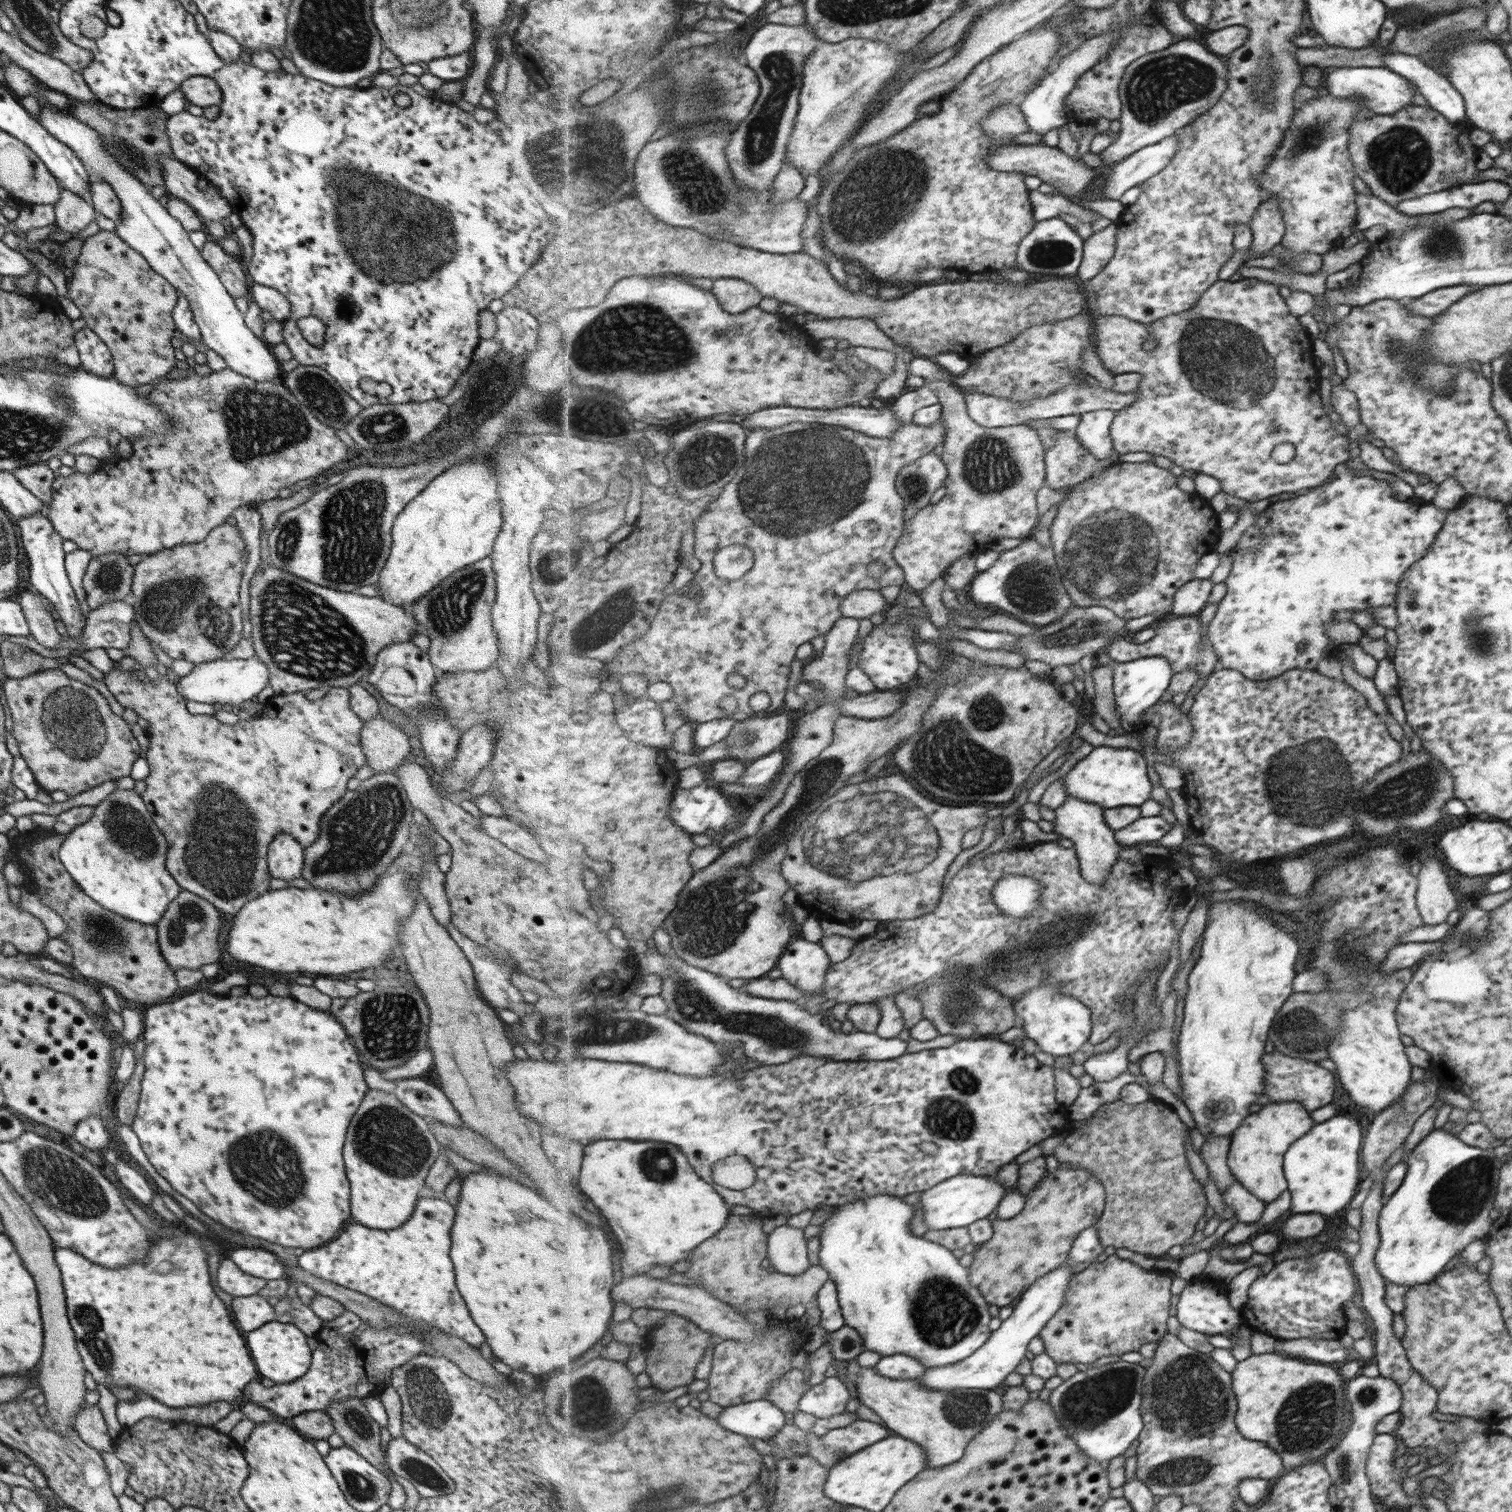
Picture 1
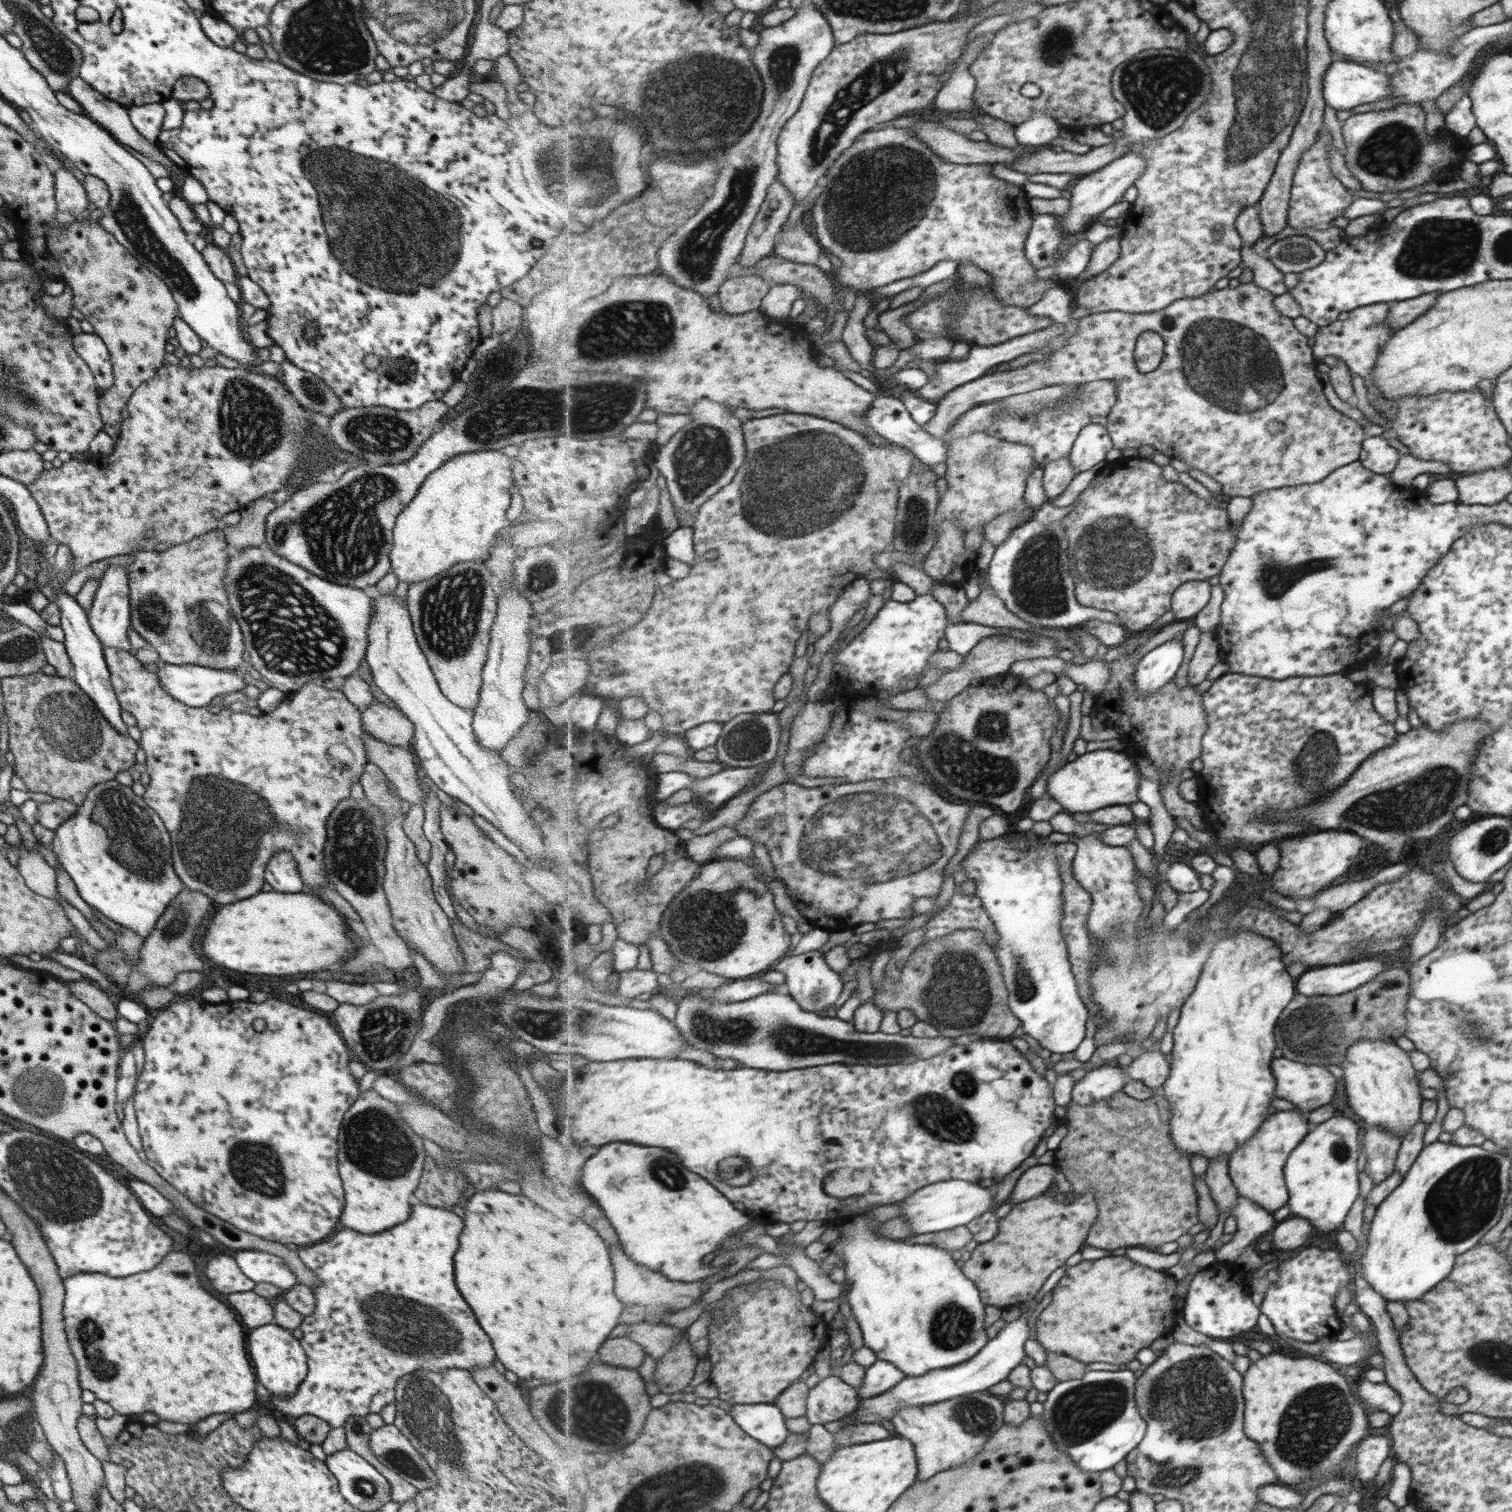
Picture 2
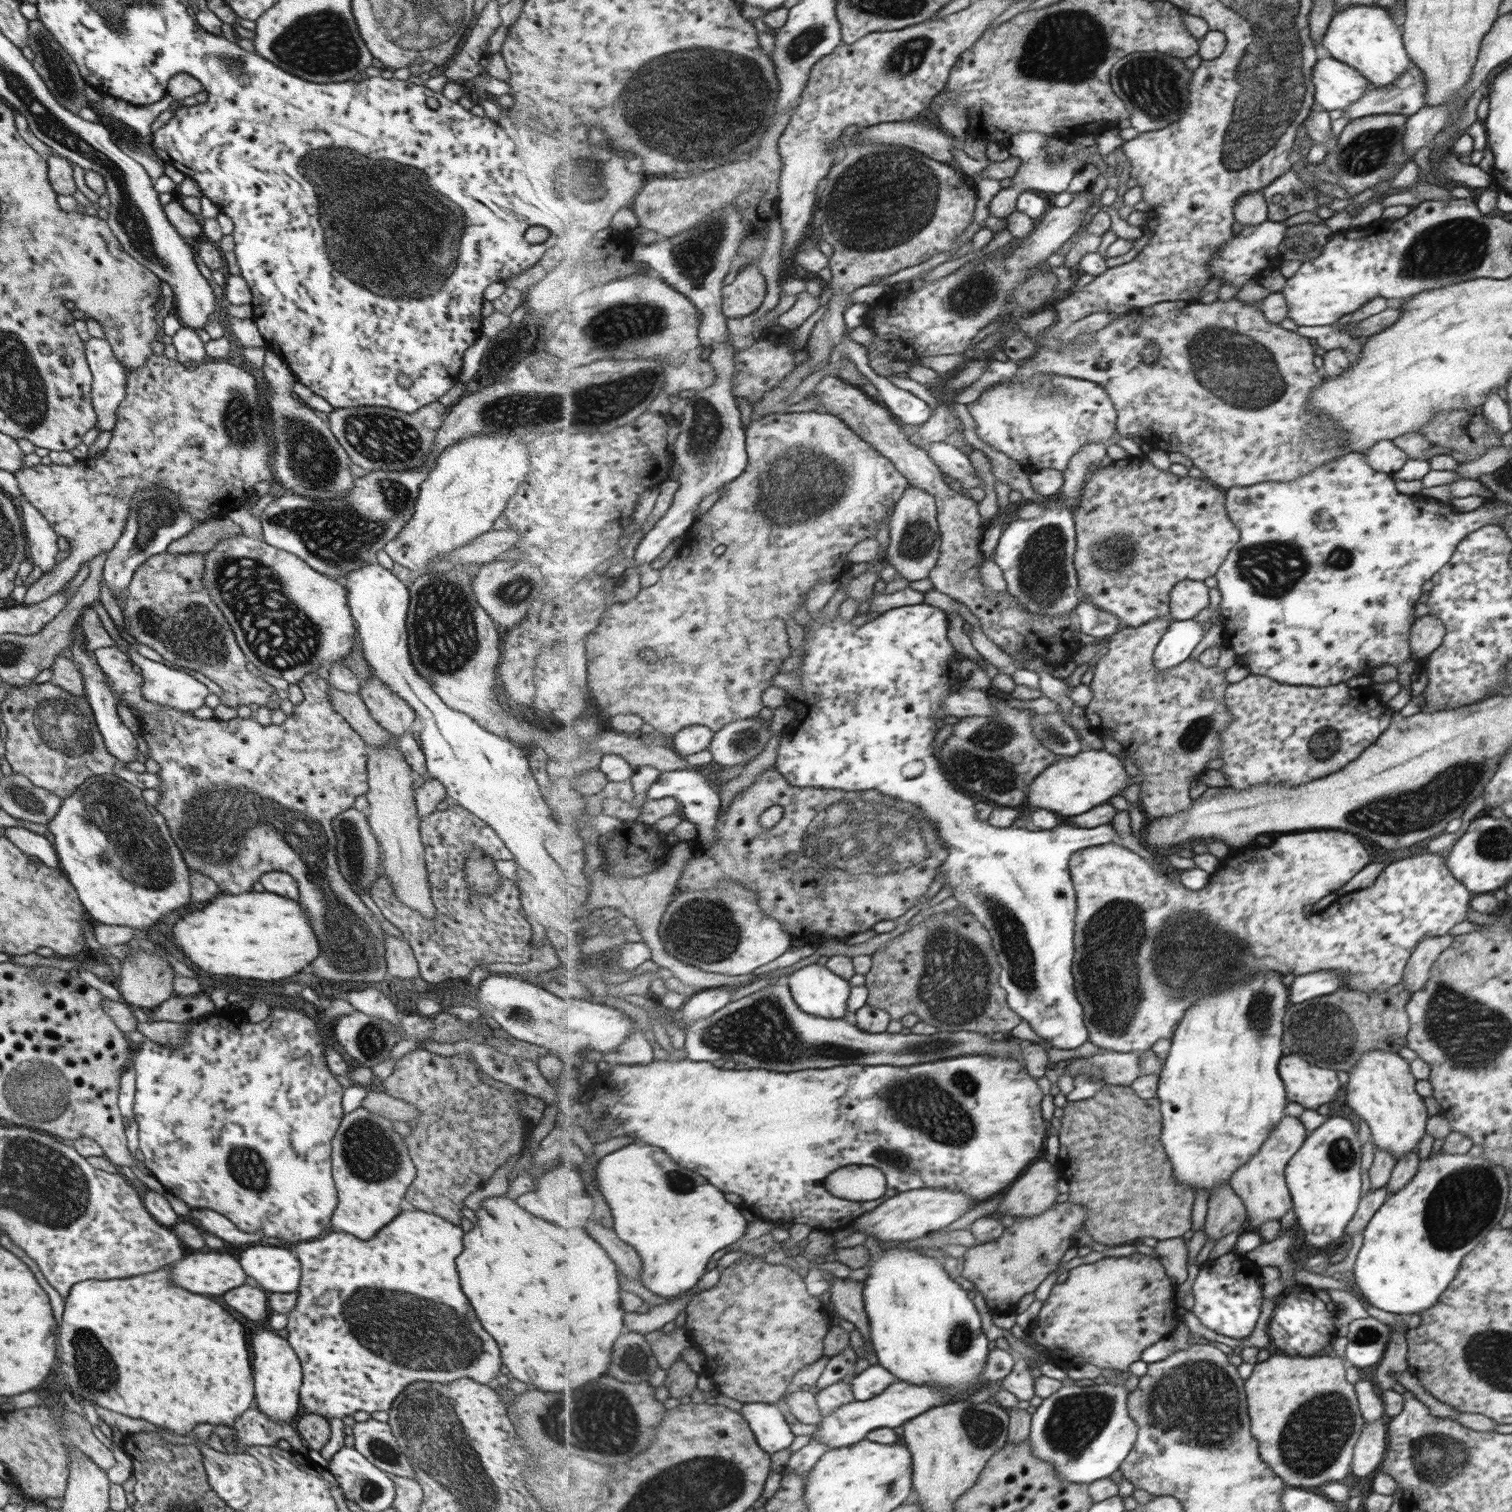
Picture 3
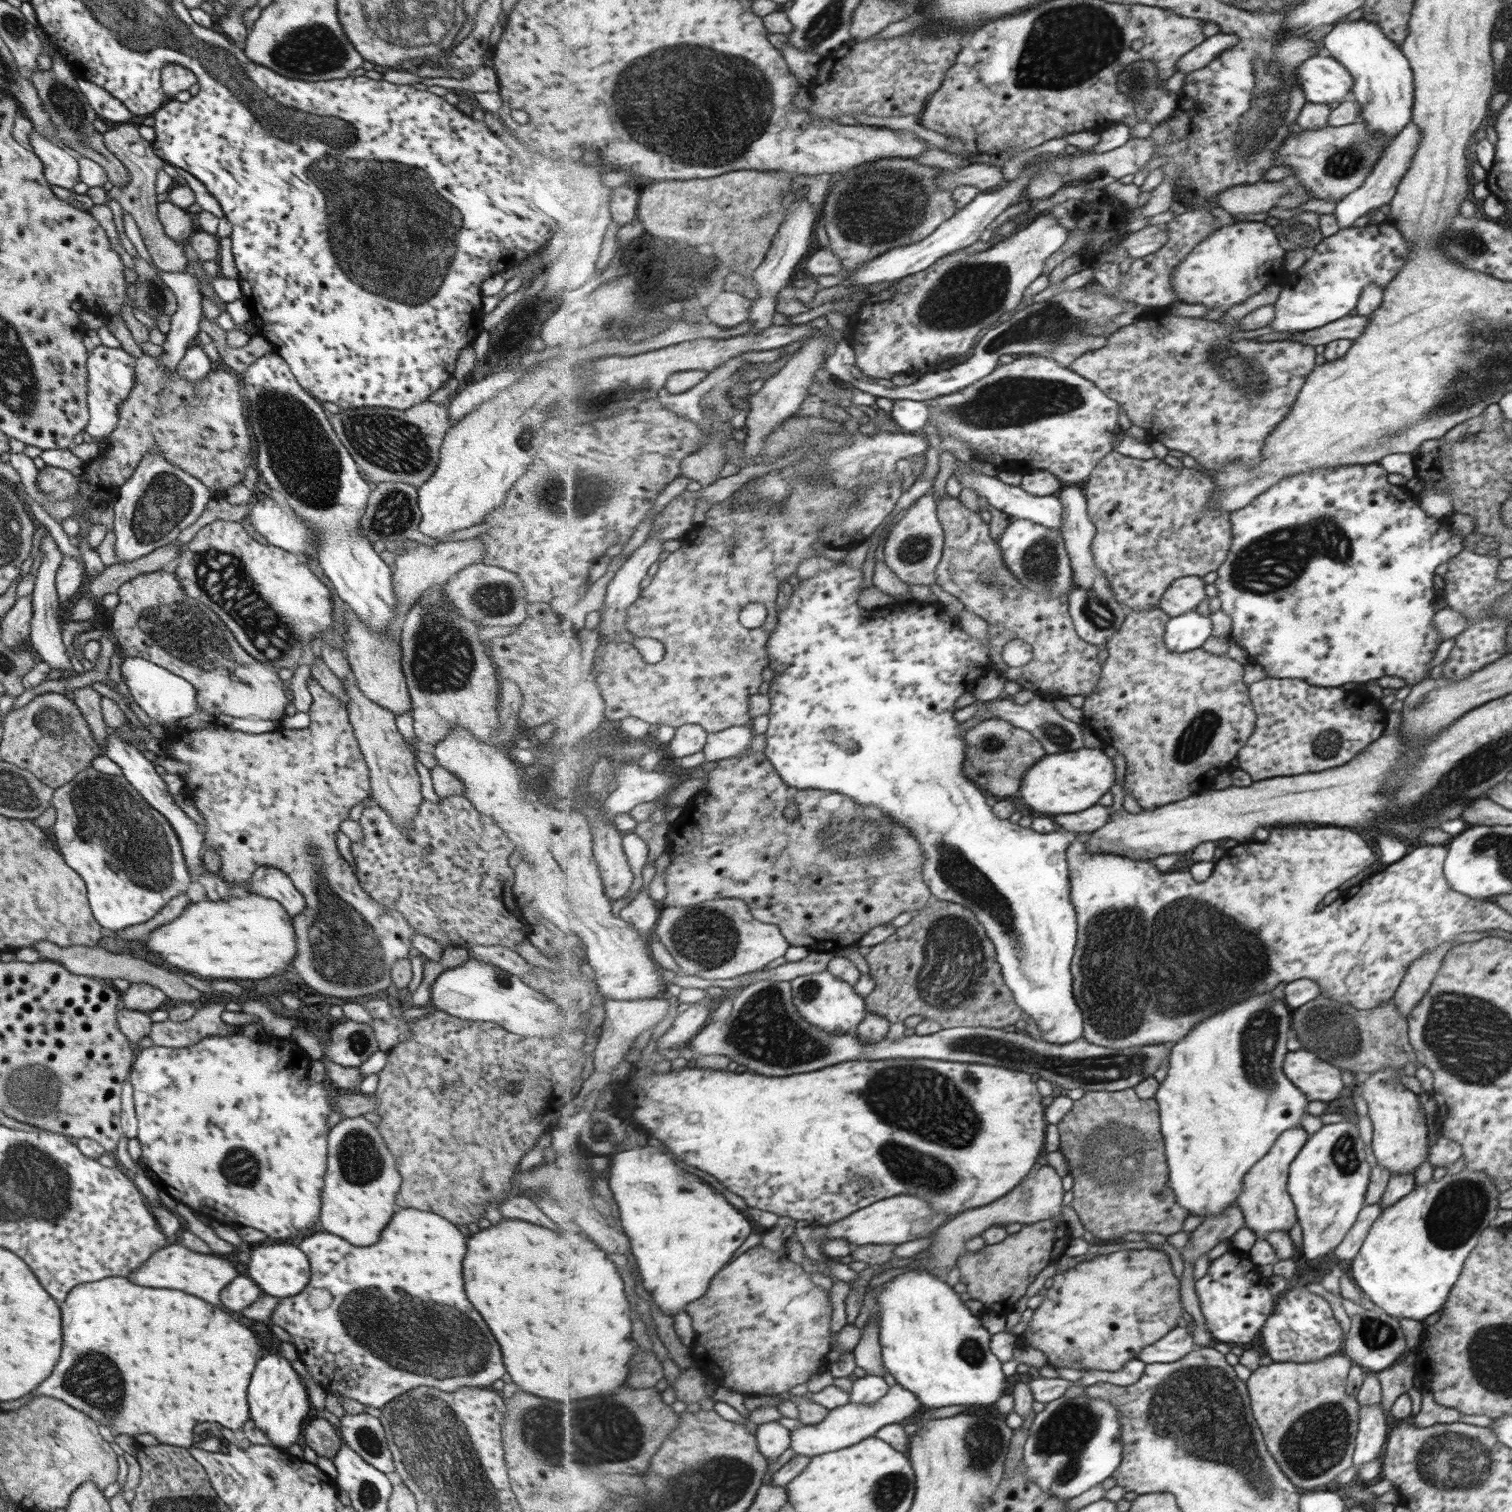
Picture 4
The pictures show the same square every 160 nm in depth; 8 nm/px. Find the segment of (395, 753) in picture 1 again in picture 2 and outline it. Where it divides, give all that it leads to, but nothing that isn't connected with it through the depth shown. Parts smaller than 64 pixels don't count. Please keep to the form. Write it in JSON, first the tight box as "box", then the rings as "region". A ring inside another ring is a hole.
{"box":[361,701,414,747],"region":[[[376,701],[361,712],[361,718],[363,731],[374,739],[394,746],[410,747],[414,726],[398,708],[389,708]]]}

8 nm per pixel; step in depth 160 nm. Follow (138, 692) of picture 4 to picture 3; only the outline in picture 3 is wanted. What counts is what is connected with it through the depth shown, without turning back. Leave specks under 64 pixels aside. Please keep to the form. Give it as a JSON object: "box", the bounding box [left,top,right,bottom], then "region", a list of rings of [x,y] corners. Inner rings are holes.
{"box":[92,601,209,712],"region":[[[95,601],[92,607],[96,610],[100,621],[103,622],[105,632],[115,640],[118,646],[124,646],[124,648],[128,650],[127,653],[133,664],[137,664],[140,670],[142,670],[141,675],[144,679],[142,696],[144,696],[144,700],[148,700],[148,702],[152,702],[152,704],[157,703],[160,704],[160,706],[166,706],[166,708],[174,708],[174,710],[180,710],[180,712],[194,712],[200,707],[205,706],[205,700],[209,693],[206,685],[199,682],[194,676],[186,673],[186,671],[168,667],[163,663],[152,661],[140,655],[128,641],[120,637],[120,633],[118,633],[118,629],[116,629],[114,621],[110,619],[108,612],[100,601]]]}

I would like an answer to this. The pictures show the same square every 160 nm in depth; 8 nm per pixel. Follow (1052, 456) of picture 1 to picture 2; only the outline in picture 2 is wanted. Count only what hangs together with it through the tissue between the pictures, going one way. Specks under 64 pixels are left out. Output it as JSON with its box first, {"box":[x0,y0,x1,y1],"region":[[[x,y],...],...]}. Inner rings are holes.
{"box":[1044,456,1079,501],"region":[[[1070,456],[1044,466],[1046,494],[1052,501],[1062,497],[1077,478],[1079,472],[1073,464],[1074,461]]]}

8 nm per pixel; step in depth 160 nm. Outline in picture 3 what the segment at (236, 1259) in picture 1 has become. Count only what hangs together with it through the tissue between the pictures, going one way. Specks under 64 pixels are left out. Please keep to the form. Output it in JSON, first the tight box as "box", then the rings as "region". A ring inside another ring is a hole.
{"box":[240,1246,301,1293],"region":[[[254,1246],[240,1254],[240,1264],[268,1292],[291,1293],[299,1288],[301,1264],[292,1250]]]}

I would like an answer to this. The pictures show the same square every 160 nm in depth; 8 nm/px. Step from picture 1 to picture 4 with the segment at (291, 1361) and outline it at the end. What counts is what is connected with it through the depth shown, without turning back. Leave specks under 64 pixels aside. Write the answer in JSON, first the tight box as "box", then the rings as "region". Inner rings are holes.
{"box":[247,1353,310,1450],"region":[[[267,1353],[258,1359],[247,1390],[249,1418],[271,1440],[274,1447],[287,1450],[302,1436],[302,1424],[310,1412],[307,1387],[292,1369],[291,1362],[278,1354]]]}

